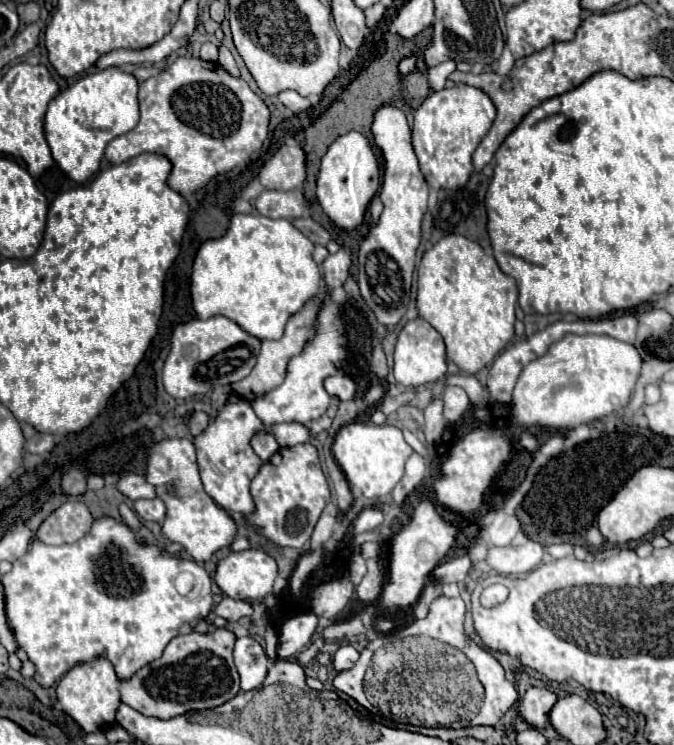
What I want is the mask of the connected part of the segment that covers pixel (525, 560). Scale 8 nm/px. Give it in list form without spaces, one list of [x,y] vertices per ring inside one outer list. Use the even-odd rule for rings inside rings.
[[[527,541],[517,547],[489,547],[485,563],[501,575],[523,575],[543,561],[543,547],[535,541]]]

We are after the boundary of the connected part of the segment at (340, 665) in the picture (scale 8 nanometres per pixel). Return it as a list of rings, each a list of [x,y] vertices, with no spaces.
[[[341,645],[333,655],[333,667],[335,671],[345,671],[345,669],[351,669],[357,663],[357,659],[359,659],[359,653],[355,647]]]

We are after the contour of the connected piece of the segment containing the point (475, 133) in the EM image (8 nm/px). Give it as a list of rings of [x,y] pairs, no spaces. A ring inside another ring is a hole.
[[[455,85],[451,89],[435,91],[421,103],[413,121],[413,149],[429,187],[457,189],[467,185],[473,173],[471,155],[491,129],[495,115],[497,111],[491,99],[471,85]]]

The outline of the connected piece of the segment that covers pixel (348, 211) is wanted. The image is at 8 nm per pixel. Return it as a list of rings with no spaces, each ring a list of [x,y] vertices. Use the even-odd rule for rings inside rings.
[[[349,131],[345,135],[339,135],[327,149],[327,153],[321,159],[321,169],[317,175],[317,201],[323,207],[323,211],[329,215],[331,221],[335,221],[343,229],[355,229],[363,223],[365,209],[373,195],[379,189],[379,165],[377,157],[369,145],[369,141],[357,133]]]

